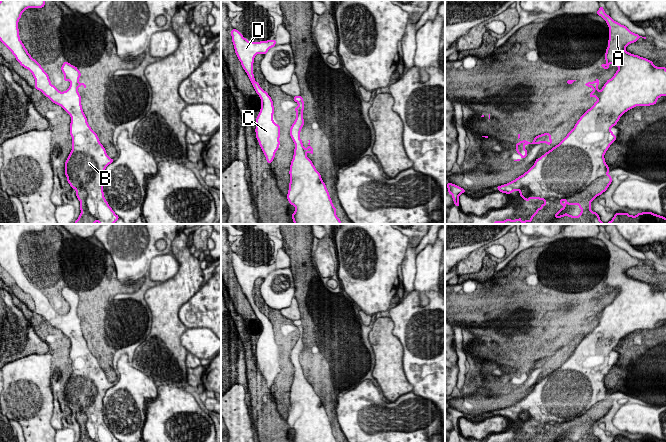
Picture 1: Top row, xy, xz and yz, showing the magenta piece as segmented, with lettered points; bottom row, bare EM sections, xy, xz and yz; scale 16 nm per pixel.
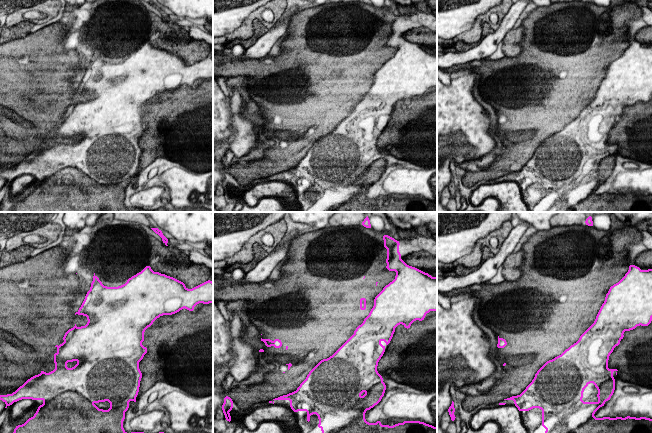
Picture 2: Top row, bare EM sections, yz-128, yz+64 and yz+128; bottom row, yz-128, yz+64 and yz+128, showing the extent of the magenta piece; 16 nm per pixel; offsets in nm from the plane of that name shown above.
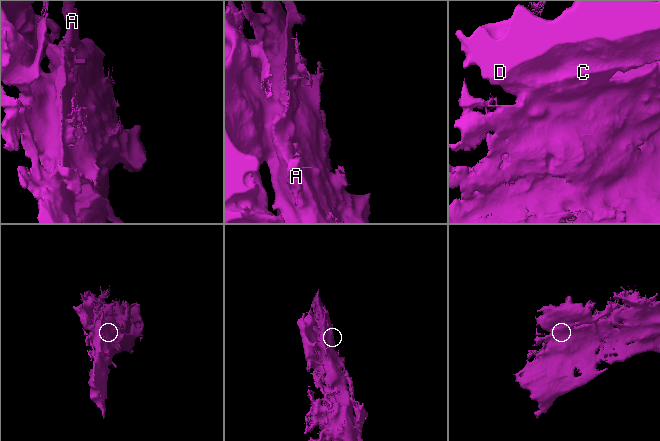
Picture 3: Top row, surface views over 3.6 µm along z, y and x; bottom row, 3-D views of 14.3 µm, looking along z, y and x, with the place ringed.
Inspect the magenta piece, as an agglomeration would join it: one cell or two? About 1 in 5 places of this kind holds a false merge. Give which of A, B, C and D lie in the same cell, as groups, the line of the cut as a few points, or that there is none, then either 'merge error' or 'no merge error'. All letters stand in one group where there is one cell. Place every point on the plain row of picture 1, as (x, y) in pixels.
A B C D; no cut; no merge error

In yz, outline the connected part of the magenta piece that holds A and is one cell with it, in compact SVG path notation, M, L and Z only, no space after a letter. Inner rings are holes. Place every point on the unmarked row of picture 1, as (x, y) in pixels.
M603 230L596 236L609 251L608 271L605 277L606 289L600 288L605 294L613 287L618 294L608 303L602 313L598 314L600 305L584 307L592 311L589 321L596 321L597 325L577 345L574 352L555 371L535 384L534 389L515 404L496 412L506 418L519 415L519 419L527 426L530 423L544 424L530 442L600 442L598 437L591 434L591 426L607 414L612 406L608 398L609 390L604 379L617 360L610 353L617 348L620 341L636 330L655 329L661 320L666 320L666 291L657 291L652 285L631 278L626 271L638 265L642 260L631 256L626 250L614 245L607 239ZM578 429L581 436L578 440L565 437L556 440L566 430Z

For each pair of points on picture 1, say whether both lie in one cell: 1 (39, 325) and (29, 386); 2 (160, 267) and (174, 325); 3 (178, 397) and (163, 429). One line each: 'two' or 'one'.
1: two
2: two
3: one

